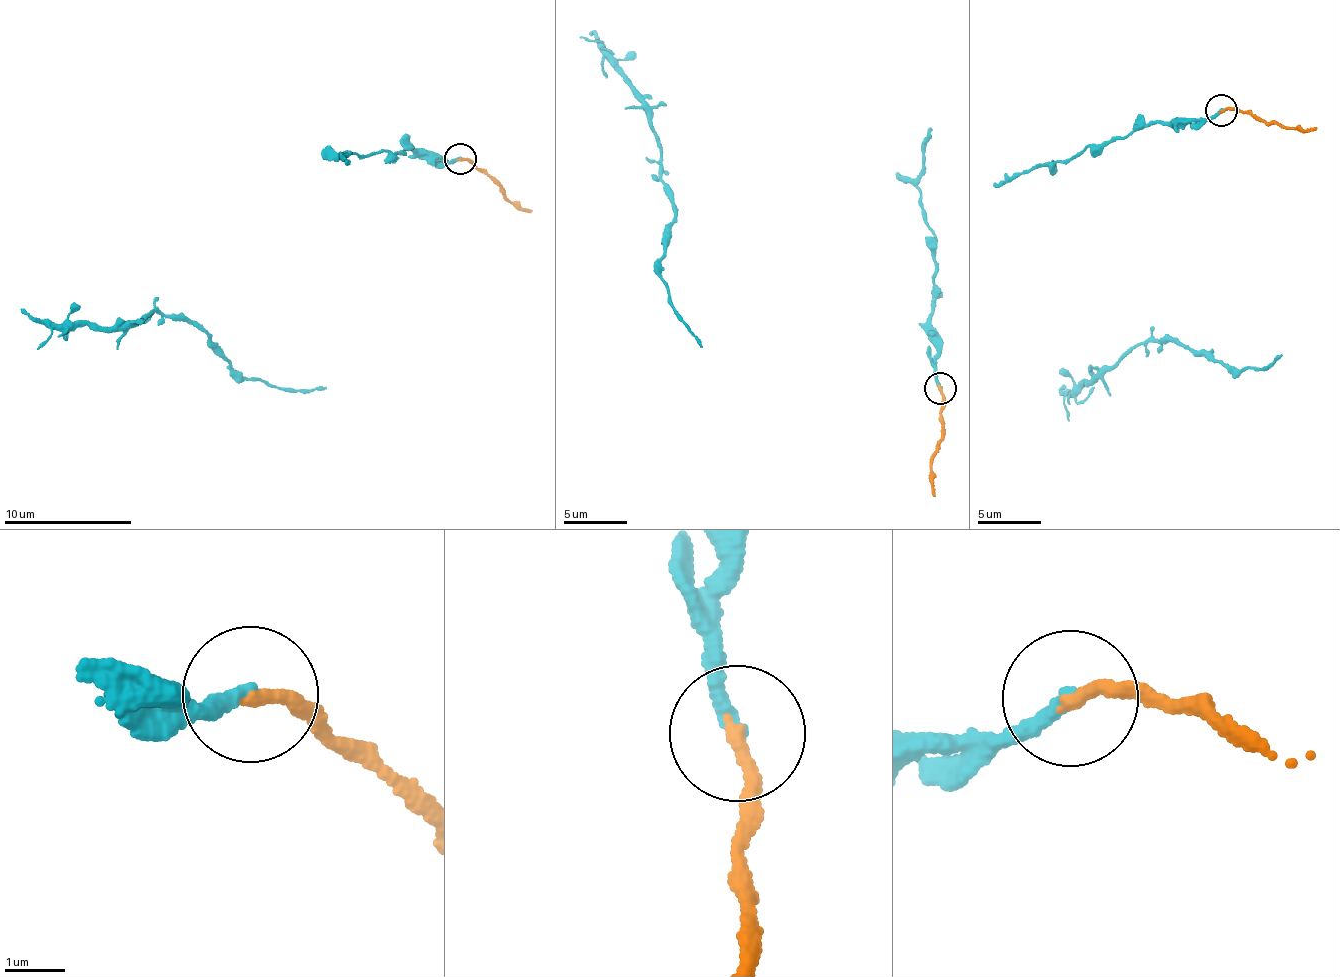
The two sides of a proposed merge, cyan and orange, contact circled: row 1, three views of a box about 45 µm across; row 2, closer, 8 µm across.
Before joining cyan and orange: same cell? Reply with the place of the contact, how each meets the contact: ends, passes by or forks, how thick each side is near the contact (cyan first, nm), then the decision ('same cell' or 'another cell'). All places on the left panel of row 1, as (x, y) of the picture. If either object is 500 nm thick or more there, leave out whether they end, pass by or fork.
(460, 158) | cyan ends | orange ends | 240/220 nm | same cell

